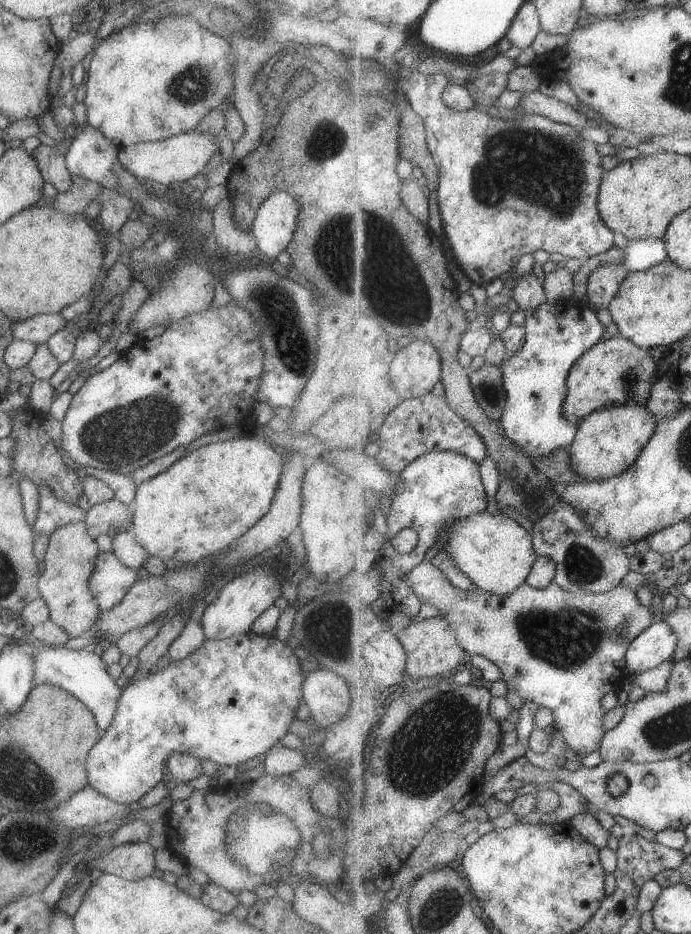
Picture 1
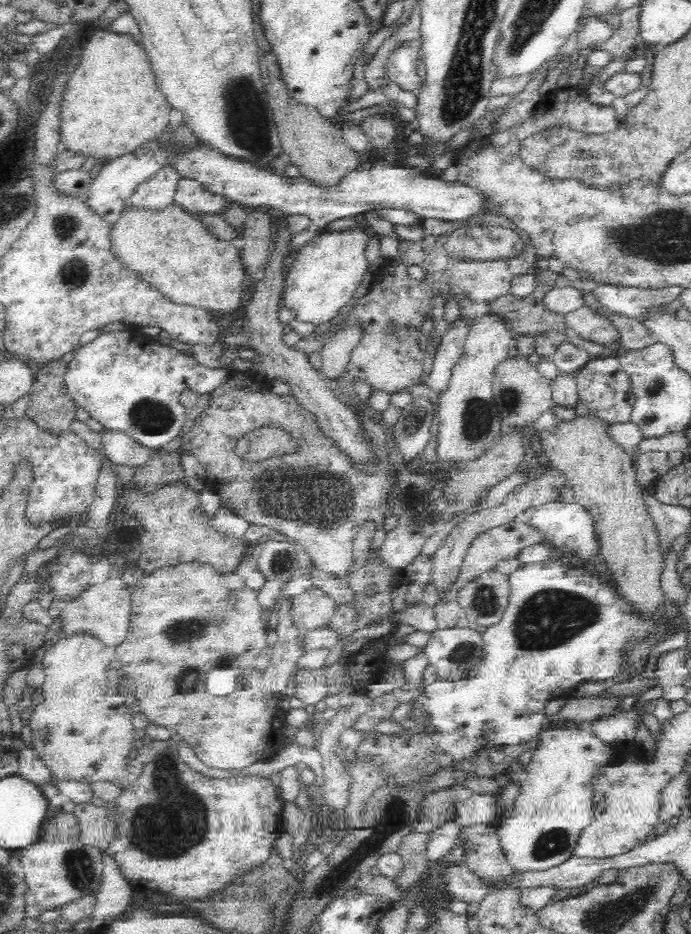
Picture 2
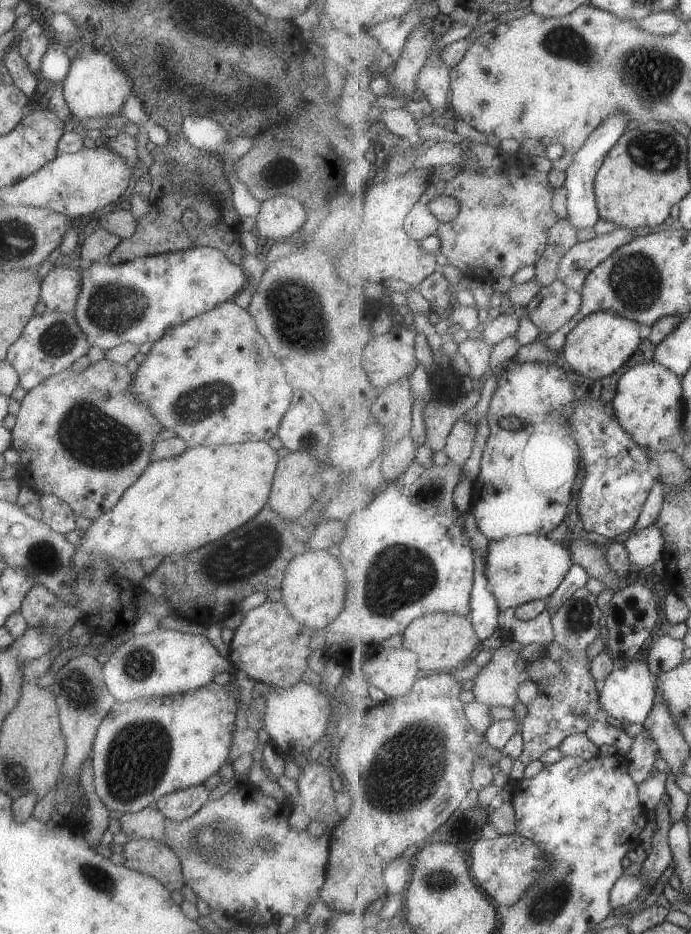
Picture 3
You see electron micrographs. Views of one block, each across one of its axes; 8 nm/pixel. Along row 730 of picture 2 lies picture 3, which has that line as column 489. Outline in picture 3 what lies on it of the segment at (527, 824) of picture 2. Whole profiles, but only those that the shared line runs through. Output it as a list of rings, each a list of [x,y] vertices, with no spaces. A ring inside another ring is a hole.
[[[536,535],[507,536],[489,544],[486,560],[488,590],[497,598],[500,611],[517,609],[533,600],[549,599],[573,566],[569,548],[551,538]]]

